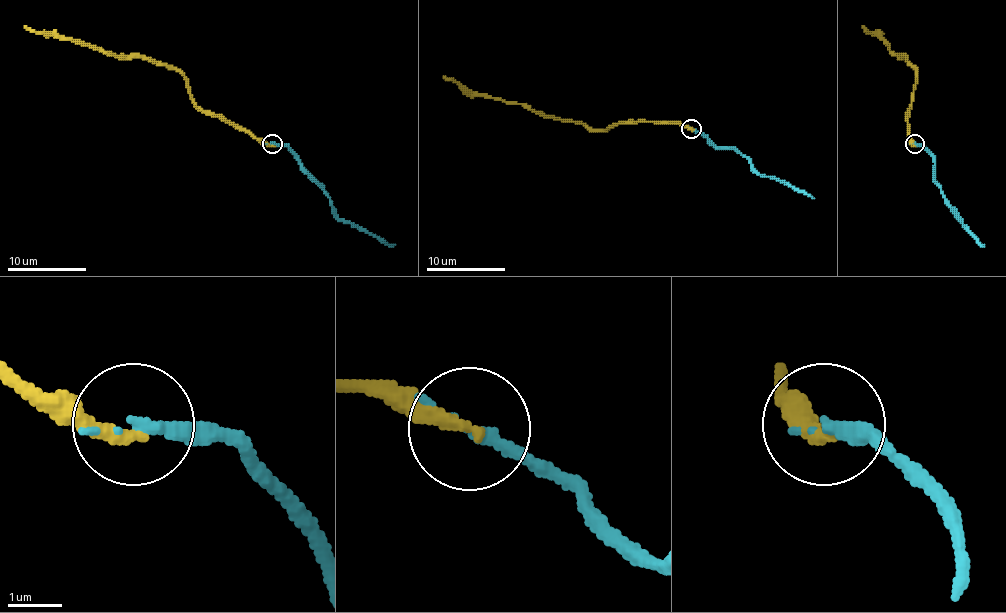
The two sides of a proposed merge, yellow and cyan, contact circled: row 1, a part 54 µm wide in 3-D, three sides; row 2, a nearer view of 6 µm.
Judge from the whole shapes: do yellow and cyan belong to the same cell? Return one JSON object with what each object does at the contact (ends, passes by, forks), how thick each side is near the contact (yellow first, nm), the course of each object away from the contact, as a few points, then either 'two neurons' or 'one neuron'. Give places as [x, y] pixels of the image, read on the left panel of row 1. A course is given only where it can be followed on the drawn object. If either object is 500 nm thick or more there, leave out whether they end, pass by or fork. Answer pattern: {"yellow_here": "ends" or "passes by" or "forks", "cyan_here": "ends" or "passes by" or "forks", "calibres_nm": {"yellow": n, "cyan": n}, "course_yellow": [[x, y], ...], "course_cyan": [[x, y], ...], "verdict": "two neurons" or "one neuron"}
{"yellow_here": "ends", "cyan_here": "passes by", "calibres_nm": {"yellow": 260, "cyan": 180}, "course_yellow": [[273, 144], [206, 114], [196, 104], [188, 81], [174, 69], [146, 59], [109, 55], [24, 26]], "course_cyan": [[273, 144], [286, 146], [300, 168], [330, 199], [332, 211], [342, 221], [353, 223], [395, 245]], "verdict": "one neuron"}

